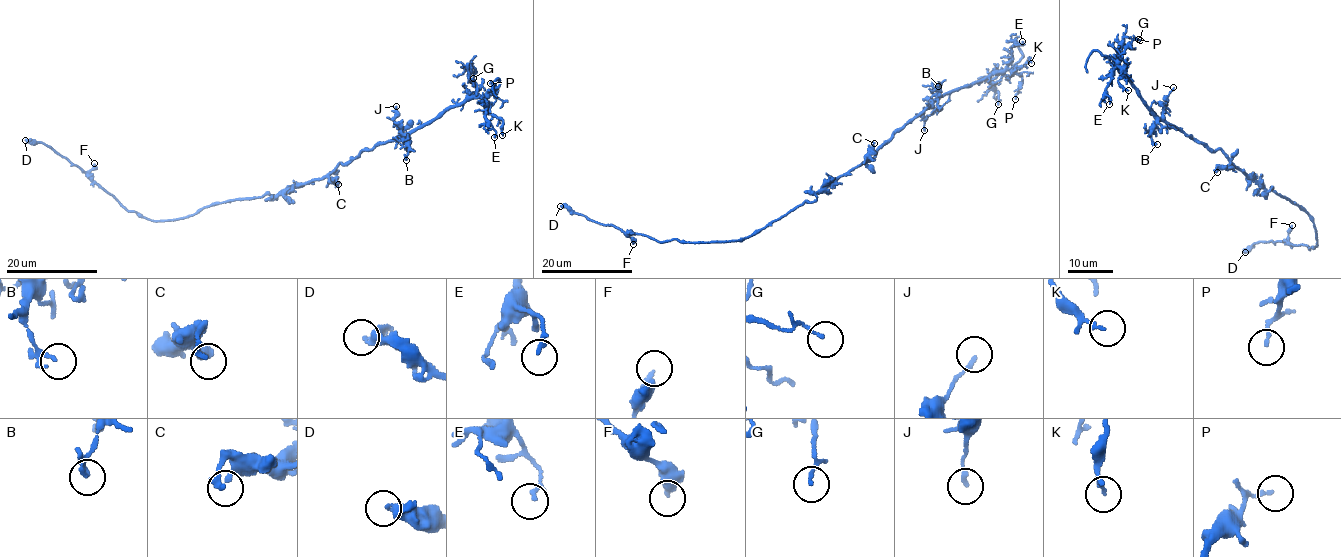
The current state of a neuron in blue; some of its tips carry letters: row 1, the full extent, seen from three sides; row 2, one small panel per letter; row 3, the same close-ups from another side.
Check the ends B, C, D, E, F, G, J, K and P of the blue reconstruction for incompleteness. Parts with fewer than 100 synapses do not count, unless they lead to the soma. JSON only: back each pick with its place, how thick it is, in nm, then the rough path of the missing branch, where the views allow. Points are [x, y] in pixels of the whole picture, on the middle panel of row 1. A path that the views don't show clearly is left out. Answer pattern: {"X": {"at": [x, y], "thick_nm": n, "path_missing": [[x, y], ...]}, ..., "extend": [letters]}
{"extend": []}

